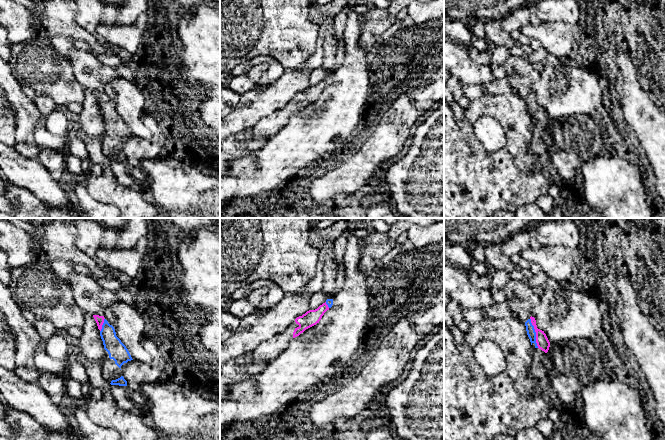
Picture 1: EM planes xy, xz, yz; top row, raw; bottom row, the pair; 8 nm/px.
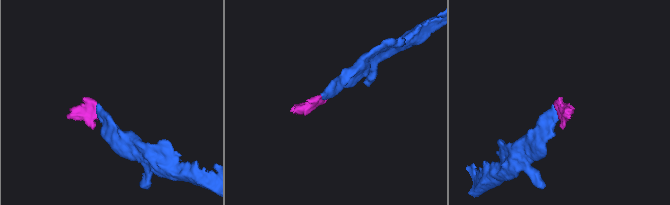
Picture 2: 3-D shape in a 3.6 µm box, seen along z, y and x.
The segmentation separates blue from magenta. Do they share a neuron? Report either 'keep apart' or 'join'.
join

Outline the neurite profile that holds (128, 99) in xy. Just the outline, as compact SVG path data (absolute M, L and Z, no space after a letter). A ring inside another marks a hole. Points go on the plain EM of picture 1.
M115 78L104 86L104 94L115 105L116 112L128 125L132 135L142 139L151 139L150 128L144 125L144 94L135 82L124 78Z

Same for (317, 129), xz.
M355 11L348 15L342 34L345 44L344 60L334 72L332 83L324 89L321 96L292 114L289 122L278 133L270 136L264 146L253 154L257 161L254 170L239 177L227 174L220 176L220 205L236 198L255 196L281 187L302 169L307 169L313 161L335 152L338 145L347 143L354 134L367 107L369 89L367 52L359 43L362 32L359 18L360 15Z

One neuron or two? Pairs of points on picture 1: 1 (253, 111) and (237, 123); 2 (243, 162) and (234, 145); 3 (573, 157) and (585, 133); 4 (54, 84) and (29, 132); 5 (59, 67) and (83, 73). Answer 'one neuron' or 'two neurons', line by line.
1: one neuron
2: two neurons
3: one neuron
4: two neurons
5: two neurons

